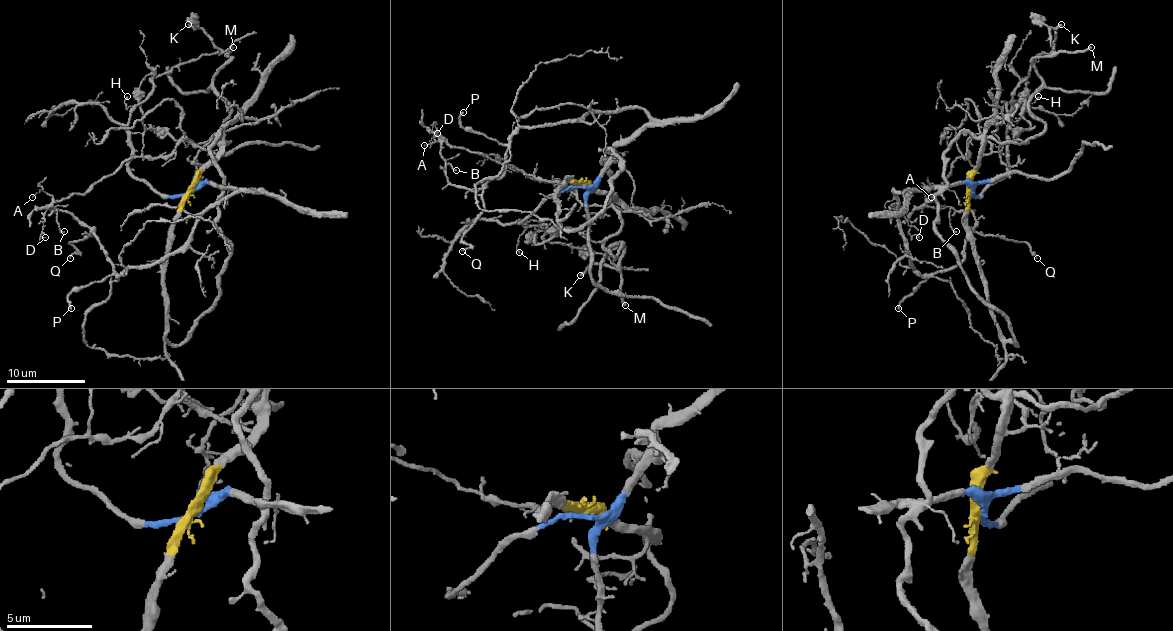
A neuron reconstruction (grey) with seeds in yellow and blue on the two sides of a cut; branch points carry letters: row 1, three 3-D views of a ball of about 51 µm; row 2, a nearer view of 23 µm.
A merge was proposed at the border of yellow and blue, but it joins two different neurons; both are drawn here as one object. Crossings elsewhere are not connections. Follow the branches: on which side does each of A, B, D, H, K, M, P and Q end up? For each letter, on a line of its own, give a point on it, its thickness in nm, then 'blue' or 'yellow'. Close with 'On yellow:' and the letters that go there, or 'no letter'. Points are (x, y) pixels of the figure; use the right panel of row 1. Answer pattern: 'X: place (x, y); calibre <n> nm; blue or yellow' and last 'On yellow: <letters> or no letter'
A: place (931, 197); calibre 90 nm; yellow
B: place (956, 231); calibre 120 nm; blue
D: place (919, 237); calibre 140 nm; yellow
H: place (1038, 96); calibre 130 nm; blue
K: place (1061, 24); calibre 240 nm; yellow
M: place (1091, 47); calibre 280 nm; yellow
P: place (898, 308); calibre 200 nm; blue
Q: place (1037, 258); calibre 110 nm; blue
On yellow: A, D, K, M

